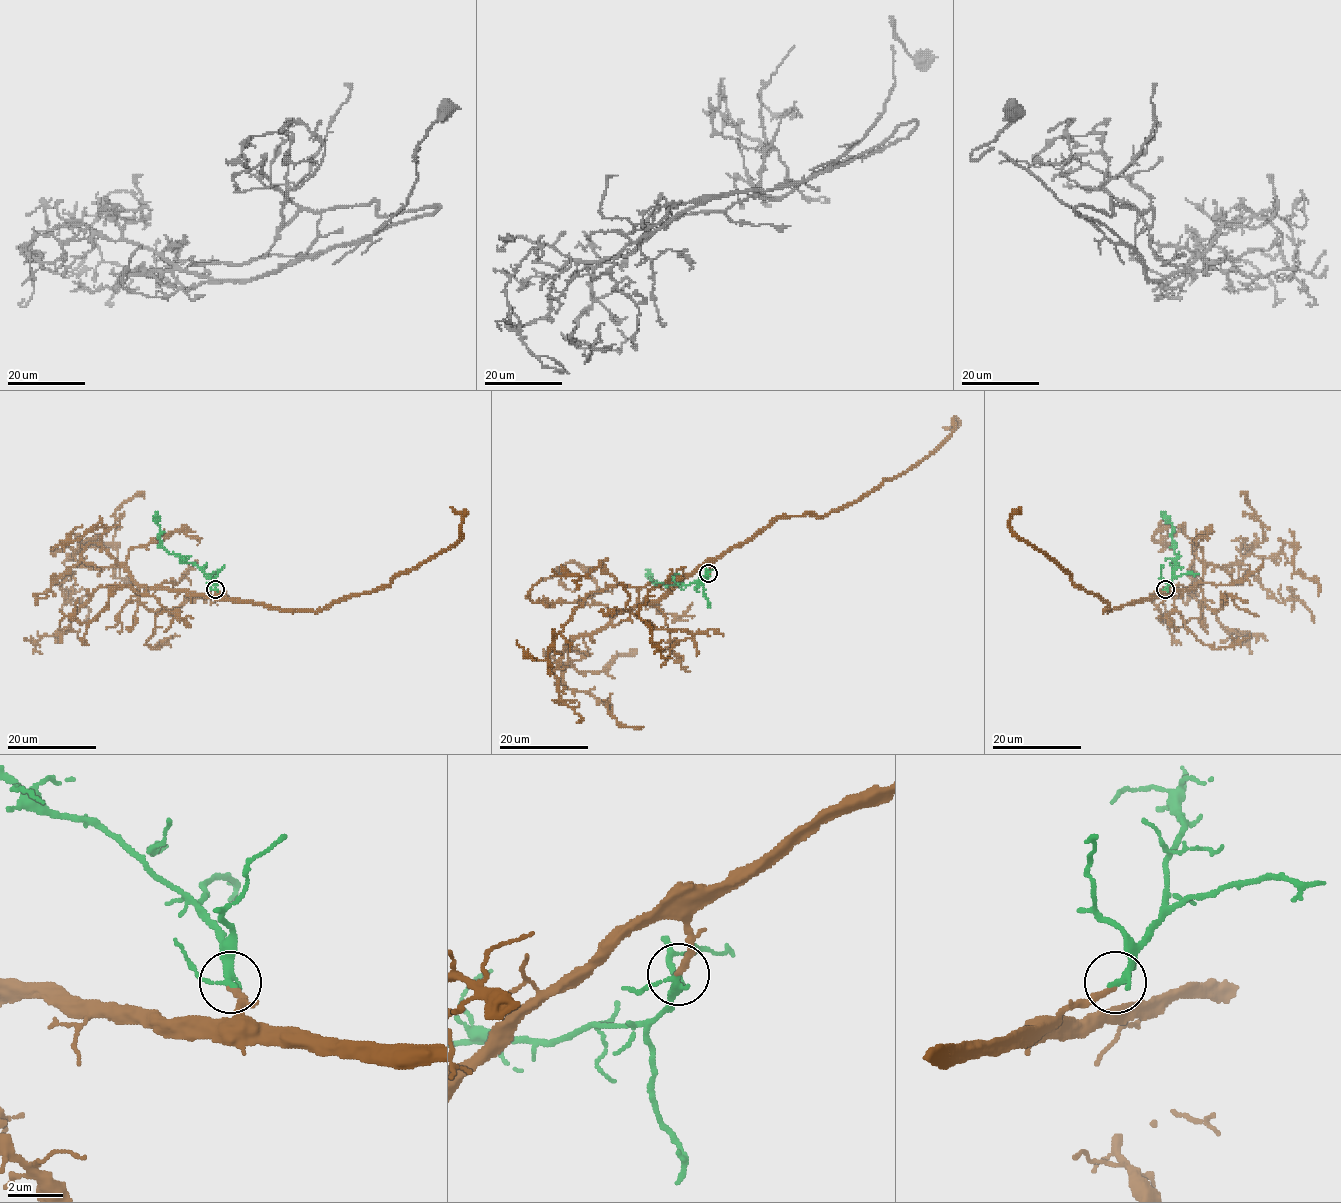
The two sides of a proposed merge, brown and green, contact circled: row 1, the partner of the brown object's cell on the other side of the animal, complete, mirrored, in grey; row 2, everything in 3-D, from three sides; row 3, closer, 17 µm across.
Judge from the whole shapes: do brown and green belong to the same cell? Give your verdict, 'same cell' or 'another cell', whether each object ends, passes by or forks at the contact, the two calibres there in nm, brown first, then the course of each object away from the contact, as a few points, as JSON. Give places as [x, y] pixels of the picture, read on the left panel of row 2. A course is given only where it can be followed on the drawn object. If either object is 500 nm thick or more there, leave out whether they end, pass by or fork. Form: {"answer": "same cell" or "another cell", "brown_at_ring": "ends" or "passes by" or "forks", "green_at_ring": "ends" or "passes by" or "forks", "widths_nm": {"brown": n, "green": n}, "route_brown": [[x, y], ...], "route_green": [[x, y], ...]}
{"answer": "same cell", "brown_at_ring": "ends", "green_at_ring": "passes by", "widths_nm": {"brown": 220, "green": 220}, "route_brown": [[216, 590], [220, 596], [314, 611], [383, 590], [462, 536], [465, 513], [451, 506]], "route_green": [[216, 590], [216, 583], [196, 565], [170, 554], [162, 545], [158, 519], [153, 515]]}

